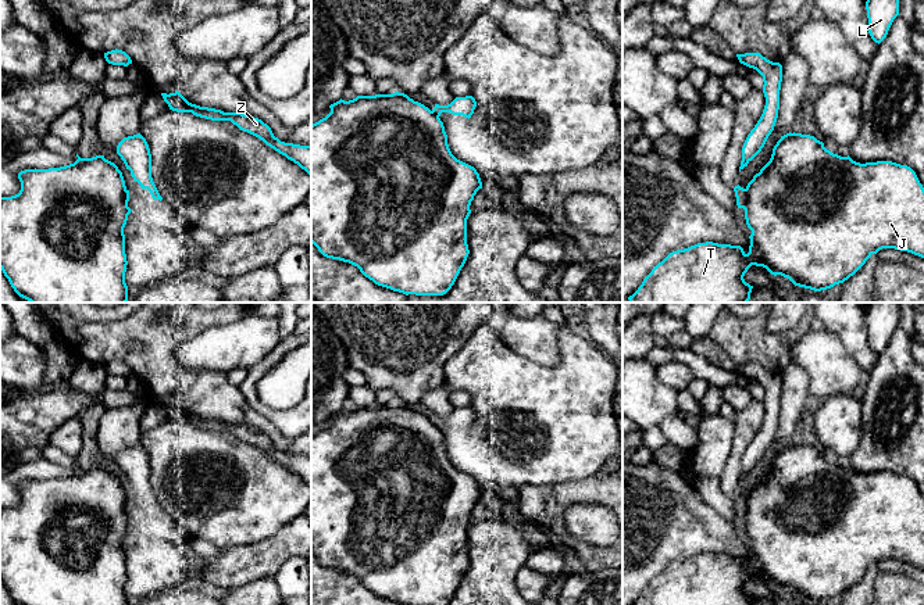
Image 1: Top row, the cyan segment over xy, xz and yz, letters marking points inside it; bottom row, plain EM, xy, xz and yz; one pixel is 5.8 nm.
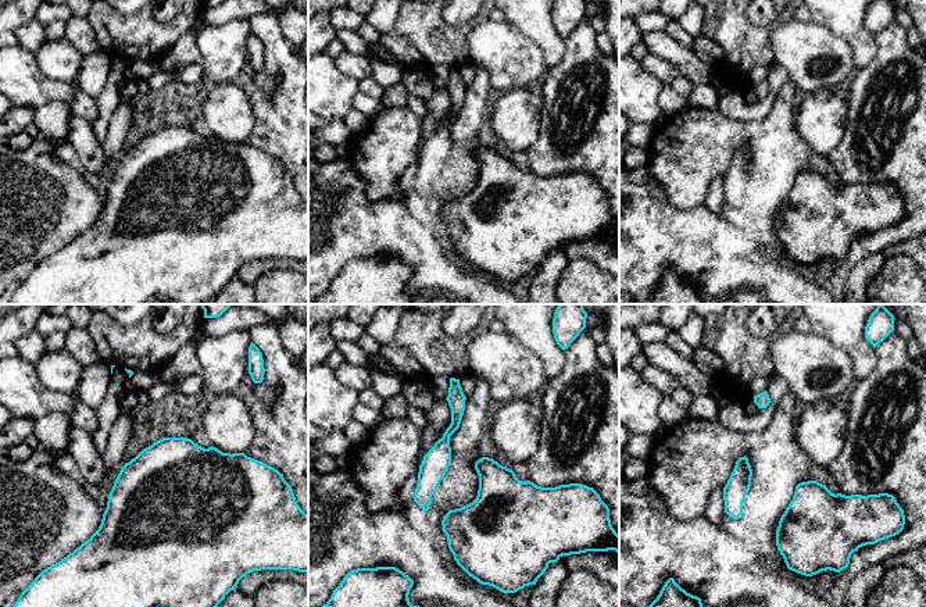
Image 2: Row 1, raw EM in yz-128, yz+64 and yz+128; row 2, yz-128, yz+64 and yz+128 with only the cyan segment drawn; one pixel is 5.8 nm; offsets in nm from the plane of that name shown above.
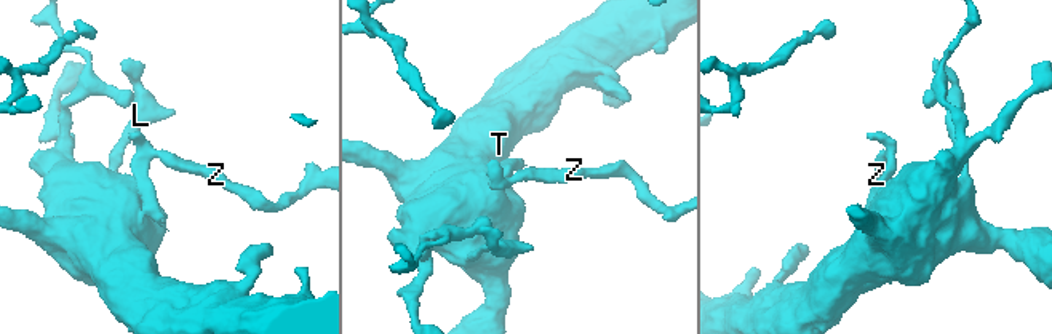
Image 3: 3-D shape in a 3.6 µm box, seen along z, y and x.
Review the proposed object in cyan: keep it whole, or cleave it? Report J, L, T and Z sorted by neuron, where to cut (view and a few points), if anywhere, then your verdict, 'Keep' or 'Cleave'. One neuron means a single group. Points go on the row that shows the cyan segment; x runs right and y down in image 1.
Groups: J L T / Z. Split along yz (746, 189), (746, 204), (744, 208). Cleave

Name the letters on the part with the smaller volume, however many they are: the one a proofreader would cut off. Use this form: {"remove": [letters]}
{"remove": ["Z"]}

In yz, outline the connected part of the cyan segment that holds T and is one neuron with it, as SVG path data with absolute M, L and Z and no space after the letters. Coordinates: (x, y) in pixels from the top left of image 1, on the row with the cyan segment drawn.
M786 133L773 148L770 161L746 186L745 219L752 230L749 253L741 246L698 243L670 253L643 279L629 302L748 302L753 286L743 276L752 265L788 278L795 286L821 291L843 283L882 248L924 258L924 187L916 172L892 161L860 164L824 147L814 136Z

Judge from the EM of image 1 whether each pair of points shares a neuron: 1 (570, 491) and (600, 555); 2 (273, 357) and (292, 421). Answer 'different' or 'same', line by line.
1: same
2: same

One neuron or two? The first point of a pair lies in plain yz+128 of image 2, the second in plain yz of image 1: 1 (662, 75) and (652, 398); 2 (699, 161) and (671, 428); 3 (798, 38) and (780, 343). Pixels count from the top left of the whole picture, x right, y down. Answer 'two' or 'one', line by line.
1: two
2: two
3: two

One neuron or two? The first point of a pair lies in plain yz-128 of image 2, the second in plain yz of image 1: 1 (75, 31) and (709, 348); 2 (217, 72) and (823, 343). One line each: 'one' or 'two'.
1: one
2: one

